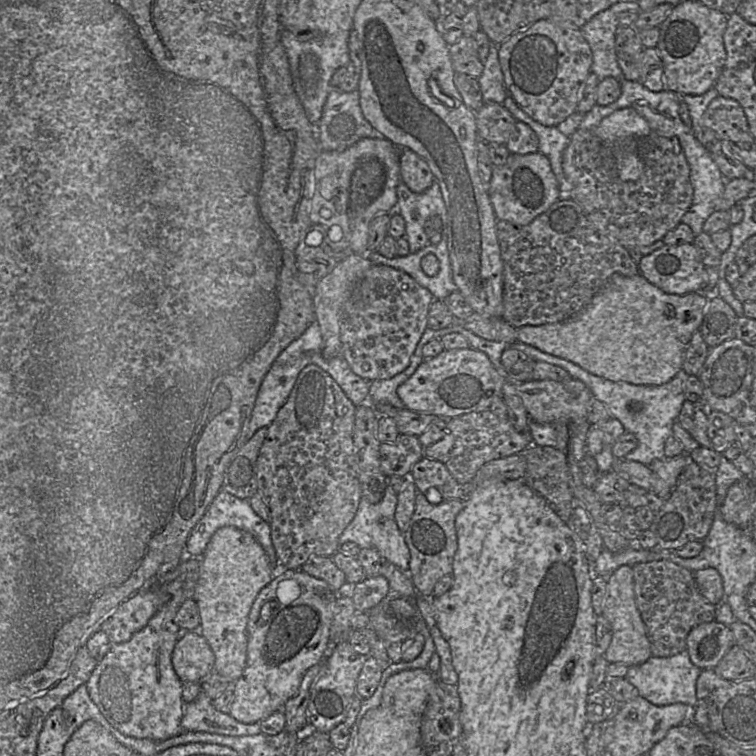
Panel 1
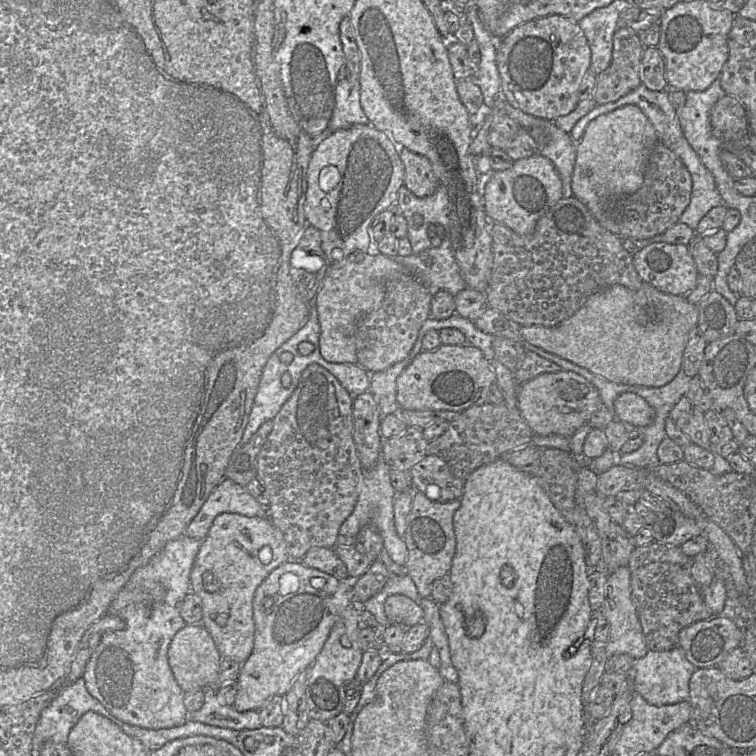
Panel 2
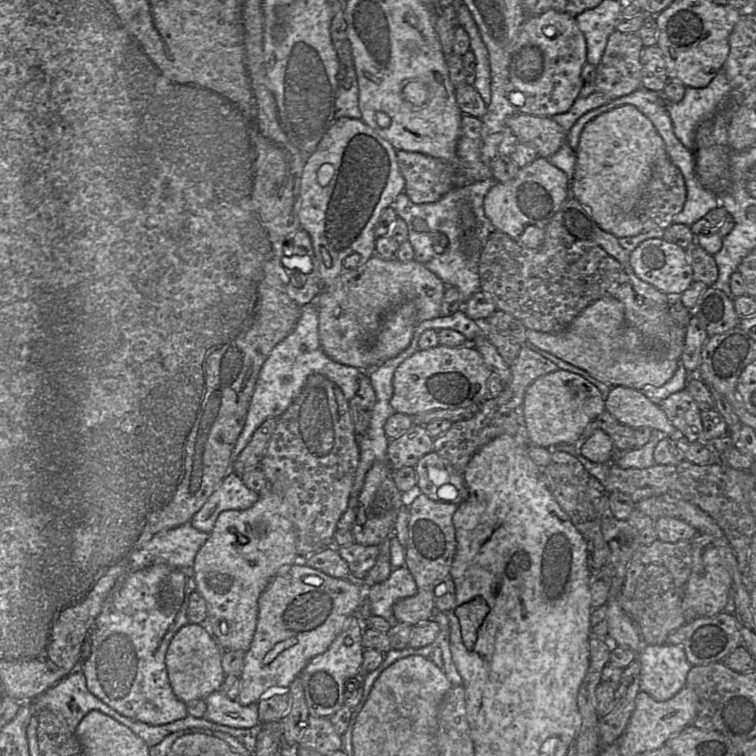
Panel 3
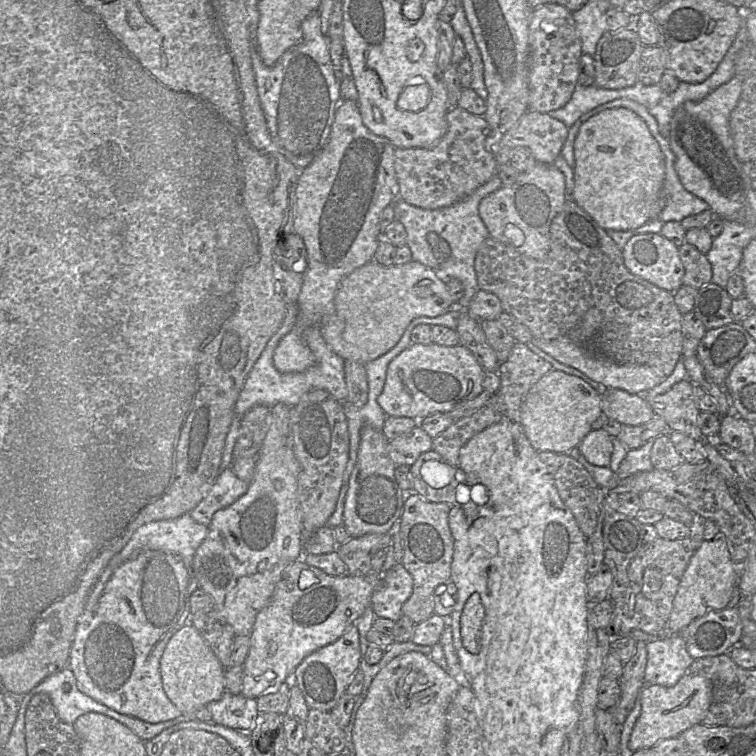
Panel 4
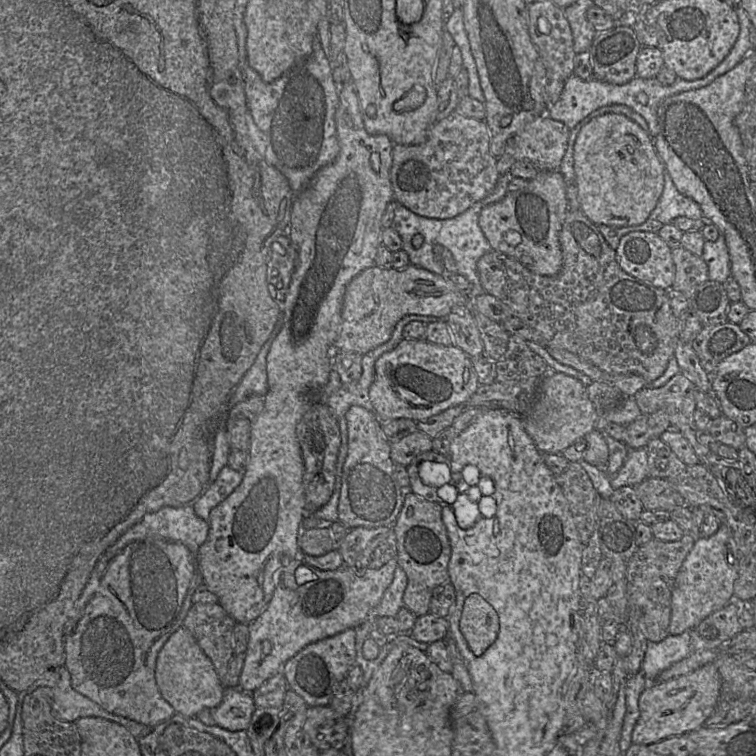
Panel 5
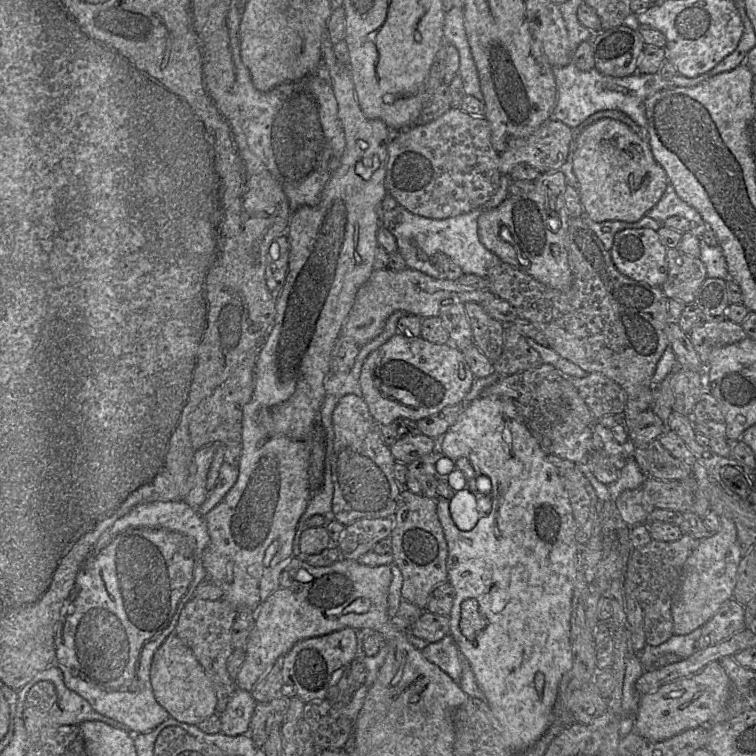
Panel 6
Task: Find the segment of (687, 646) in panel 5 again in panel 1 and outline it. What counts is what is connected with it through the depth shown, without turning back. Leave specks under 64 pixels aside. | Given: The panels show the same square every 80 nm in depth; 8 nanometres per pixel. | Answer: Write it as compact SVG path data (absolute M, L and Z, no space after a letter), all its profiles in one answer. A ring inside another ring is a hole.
M687 649L670 657L651 656L640 665L629 666L626 680L638 691L638 695L657 706L683 703L692 708L696 706L696 682L702 669L695 666Z

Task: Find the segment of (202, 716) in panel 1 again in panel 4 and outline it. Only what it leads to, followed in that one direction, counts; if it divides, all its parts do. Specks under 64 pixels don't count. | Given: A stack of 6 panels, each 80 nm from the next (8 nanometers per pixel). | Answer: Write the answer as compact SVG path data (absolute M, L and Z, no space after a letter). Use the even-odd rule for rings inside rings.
M226 691L219 700L210 702L206 707L211 714L211 722L237 731L252 730L259 714L256 698Z

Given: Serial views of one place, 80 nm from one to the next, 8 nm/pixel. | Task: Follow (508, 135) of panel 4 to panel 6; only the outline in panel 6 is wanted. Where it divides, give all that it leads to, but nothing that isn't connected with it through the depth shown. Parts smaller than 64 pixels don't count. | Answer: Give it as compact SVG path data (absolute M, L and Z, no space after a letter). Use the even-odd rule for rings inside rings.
M548 119L531 135L523 138L512 138L508 141L507 148L499 153L499 171L501 174L509 175L513 168L520 163L532 166L540 174L560 170L567 159L571 139L572 129L570 127L560 121Z

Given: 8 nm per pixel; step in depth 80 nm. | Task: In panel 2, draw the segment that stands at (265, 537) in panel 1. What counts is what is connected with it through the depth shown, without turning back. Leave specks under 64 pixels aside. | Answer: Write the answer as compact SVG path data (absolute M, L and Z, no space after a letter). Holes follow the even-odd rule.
M224 478L190 522L186 529L186 535L197 540L203 540L215 518L223 513L264 517L267 516L267 509L250 495L246 487Z

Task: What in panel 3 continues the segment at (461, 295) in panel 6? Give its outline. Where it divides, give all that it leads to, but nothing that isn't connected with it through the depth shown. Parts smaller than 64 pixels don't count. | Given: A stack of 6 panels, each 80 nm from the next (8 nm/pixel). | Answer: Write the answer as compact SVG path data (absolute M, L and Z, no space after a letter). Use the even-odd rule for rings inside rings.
M354 253L344 261L344 271L331 282L326 282L314 301L318 311L320 345L334 361L370 371L379 365L373 357L370 342L384 315L402 301L410 300L418 309L419 322L437 318L446 287L437 275L414 259L407 262L384 260L374 254L361 263L360 256Z

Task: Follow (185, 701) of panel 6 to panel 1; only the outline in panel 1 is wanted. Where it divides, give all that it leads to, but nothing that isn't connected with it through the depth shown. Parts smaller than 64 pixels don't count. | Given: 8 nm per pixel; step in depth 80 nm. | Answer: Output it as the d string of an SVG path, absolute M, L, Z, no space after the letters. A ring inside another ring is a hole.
M182 631L172 652L172 665L180 681L201 683L214 671L214 664L214 653L201 631Z

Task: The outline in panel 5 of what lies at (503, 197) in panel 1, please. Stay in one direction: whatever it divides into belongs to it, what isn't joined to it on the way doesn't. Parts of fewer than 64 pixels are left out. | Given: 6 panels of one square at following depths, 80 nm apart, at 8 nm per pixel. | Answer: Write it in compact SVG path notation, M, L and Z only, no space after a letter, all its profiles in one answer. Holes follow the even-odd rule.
M539 171L525 187L485 206L478 222L493 250L514 258L534 273L554 276L563 264L559 235L567 212L566 182L561 172Z

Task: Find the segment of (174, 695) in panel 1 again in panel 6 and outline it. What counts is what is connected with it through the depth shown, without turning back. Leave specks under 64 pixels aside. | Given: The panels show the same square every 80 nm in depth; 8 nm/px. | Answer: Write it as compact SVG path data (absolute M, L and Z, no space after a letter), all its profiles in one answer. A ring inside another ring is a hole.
M157 501L140 504L119 518L111 528L101 534L95 546L95 556L84 565L78 574L75 591L64 607L64 615L58 622L55 631L55 665L62 672L65 685L88 701L91 707L101 715L125 725L129 732L149 732L170 716L154 696L150 680L151 664L157 649L175 630L180 615L180 613L175 612L181 598L187 589L196 589L198 584L206 578L207 572L203 565L203 554L208 545L209 534L204 517L184 501Z

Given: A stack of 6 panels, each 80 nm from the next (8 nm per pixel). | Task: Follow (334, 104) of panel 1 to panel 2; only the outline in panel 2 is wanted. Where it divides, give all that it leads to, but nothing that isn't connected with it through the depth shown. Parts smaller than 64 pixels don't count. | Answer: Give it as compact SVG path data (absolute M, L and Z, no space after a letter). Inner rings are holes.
M359 80L338 82L335 88L335 105L327 132L332 133L361 124L367 125L369 120L360 106Z

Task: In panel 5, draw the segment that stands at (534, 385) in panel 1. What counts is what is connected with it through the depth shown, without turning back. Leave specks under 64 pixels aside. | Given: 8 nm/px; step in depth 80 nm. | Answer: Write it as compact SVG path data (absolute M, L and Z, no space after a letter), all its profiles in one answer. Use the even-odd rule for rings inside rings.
M549 372L541 379L534 404L522 418L523 428L542 454L561 454L596 427L599 415L589 399L587 387L578 379Z

